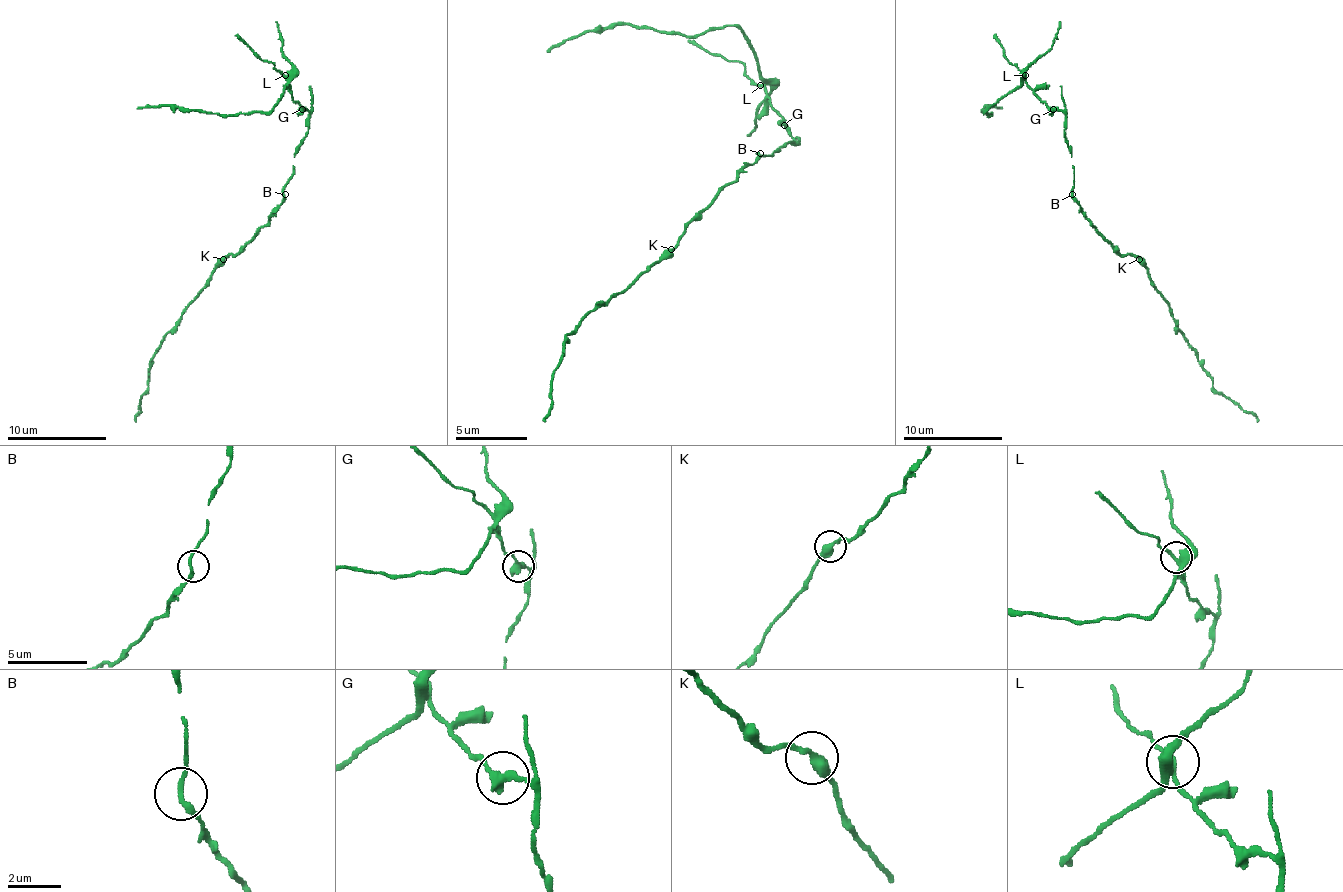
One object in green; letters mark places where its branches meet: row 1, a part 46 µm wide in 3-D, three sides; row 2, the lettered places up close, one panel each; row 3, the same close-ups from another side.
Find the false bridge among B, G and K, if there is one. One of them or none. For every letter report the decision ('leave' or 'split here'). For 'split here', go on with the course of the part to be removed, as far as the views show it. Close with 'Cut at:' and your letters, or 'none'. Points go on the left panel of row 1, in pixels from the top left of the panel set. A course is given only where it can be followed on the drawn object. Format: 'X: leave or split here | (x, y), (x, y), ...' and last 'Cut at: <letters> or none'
B: leave
G: split here | (302, 110), (292, 98), (287, 83), (277, 103), (267, 113), (220, 115), (154, 105), (136, 108)
K: leave
Cut at: G

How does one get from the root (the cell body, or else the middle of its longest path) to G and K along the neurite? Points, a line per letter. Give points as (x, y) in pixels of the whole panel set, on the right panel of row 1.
G: (1072, 194), (1074, 167), (1064, 135), (1064, 115), (1059, 110), (1052, 110)
K: (1072, 194), (1084, 217), (1121, 254), (1134, 254), (1139, 259)

